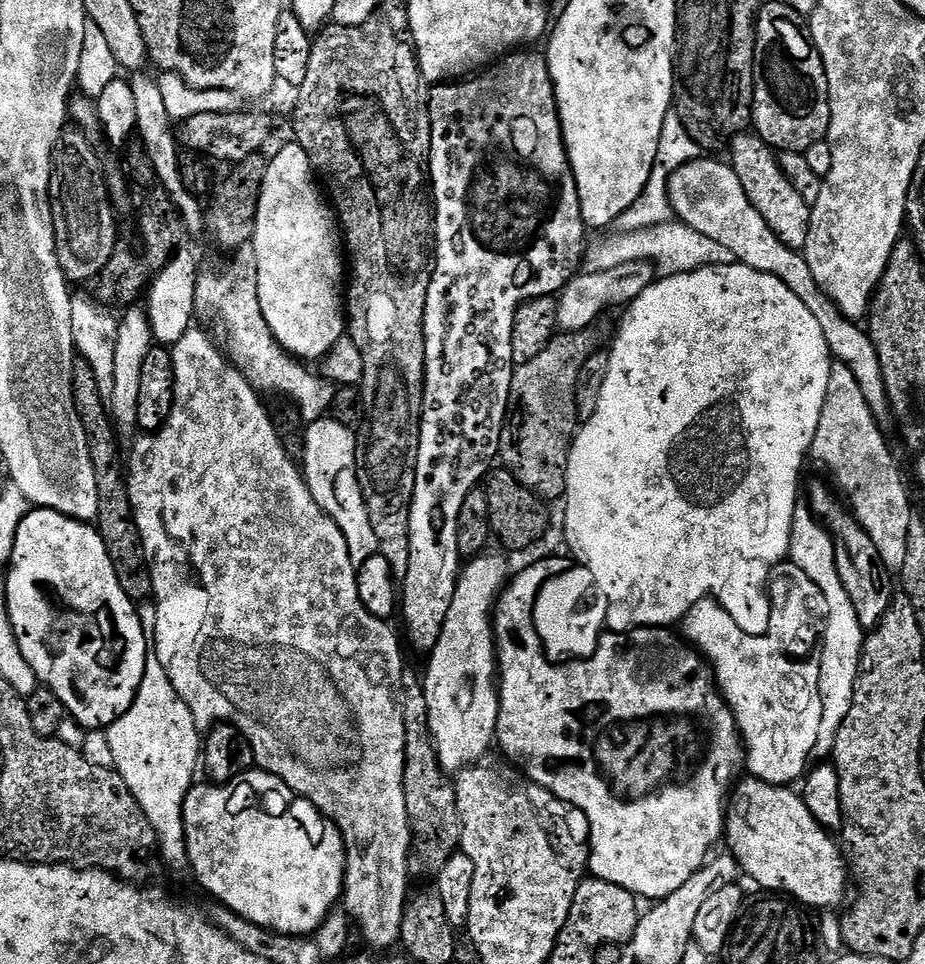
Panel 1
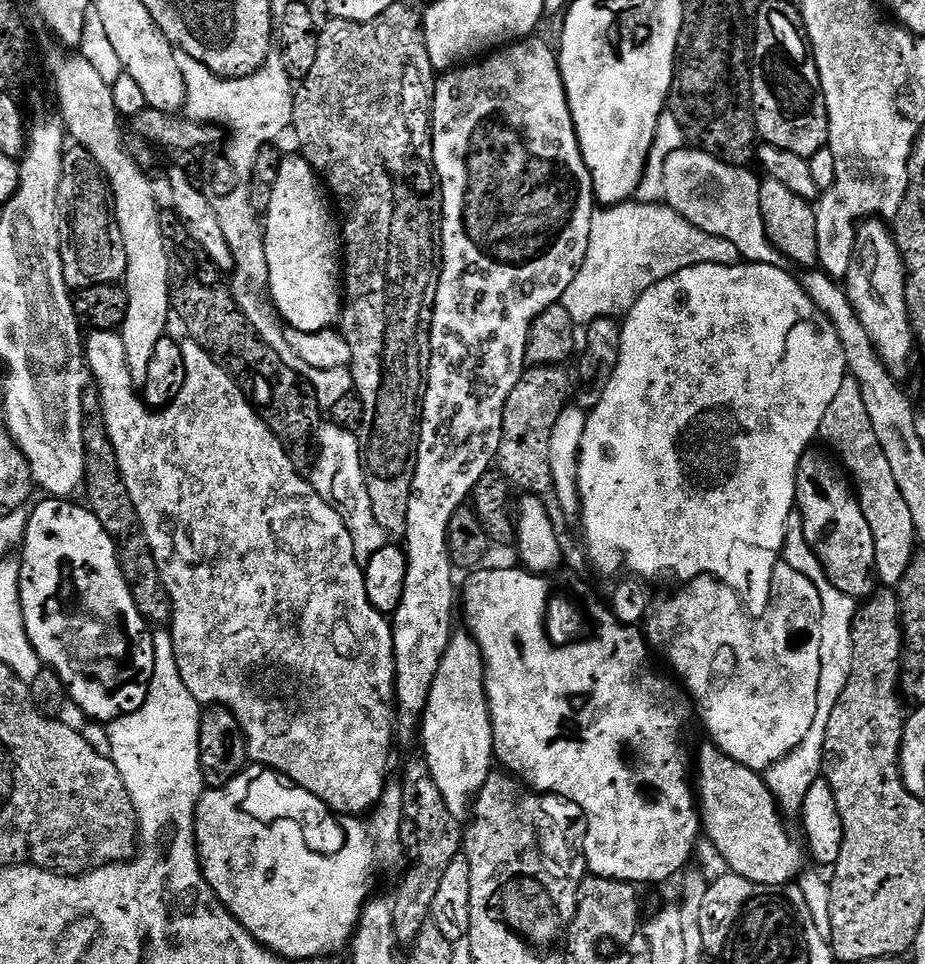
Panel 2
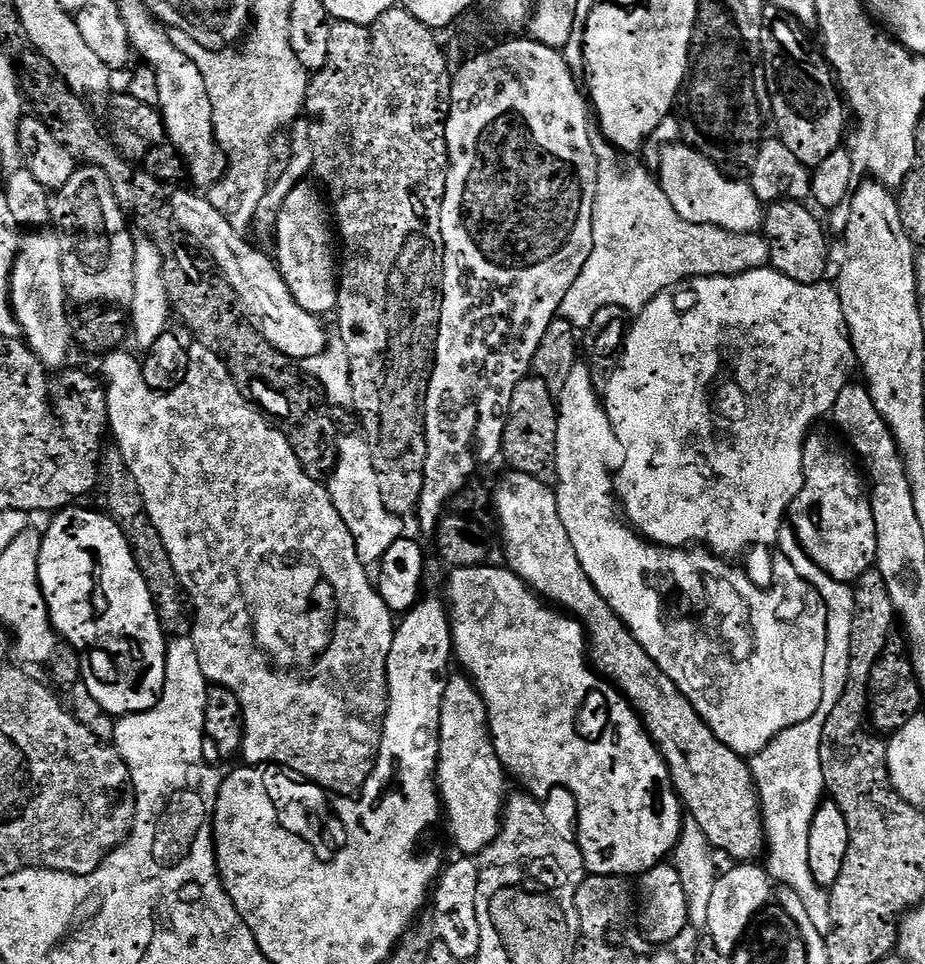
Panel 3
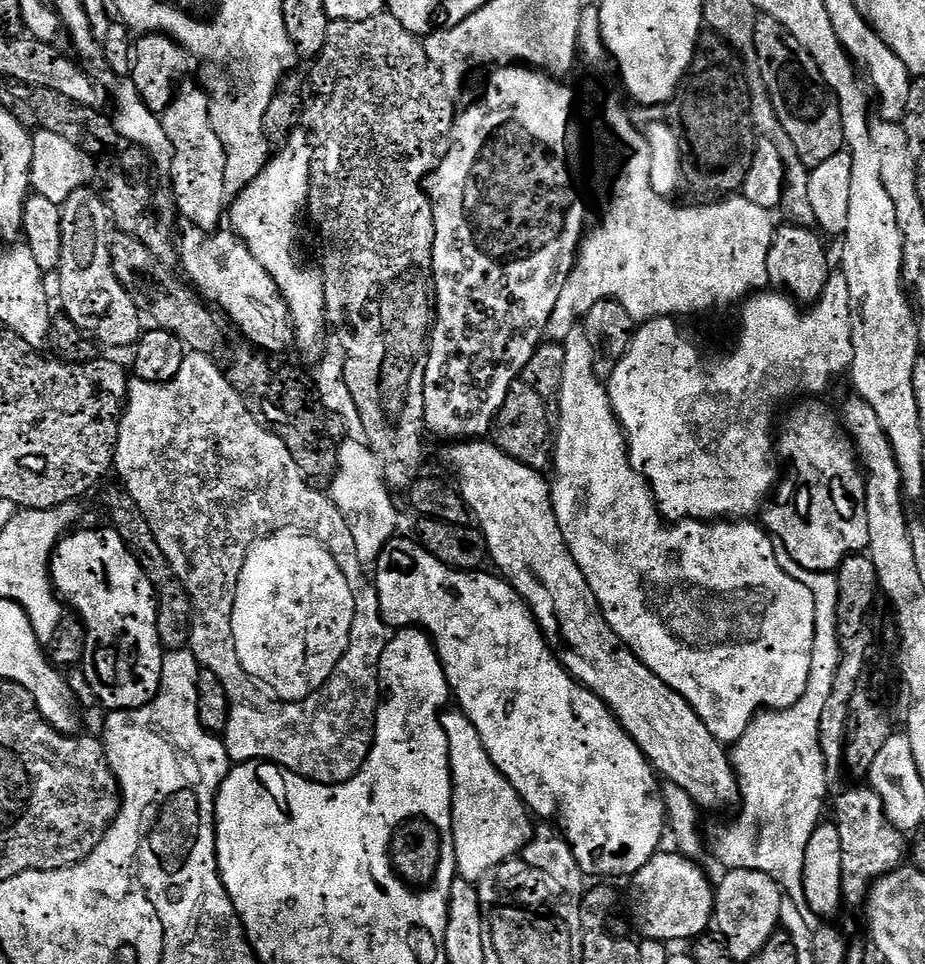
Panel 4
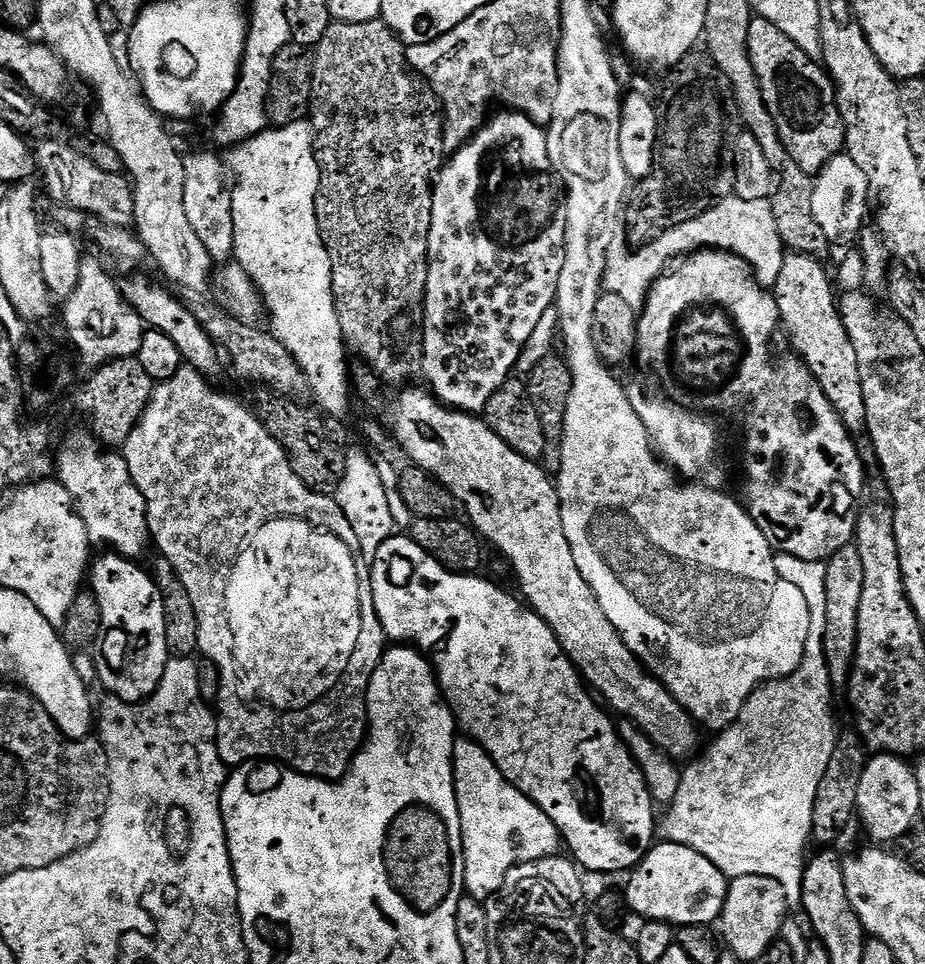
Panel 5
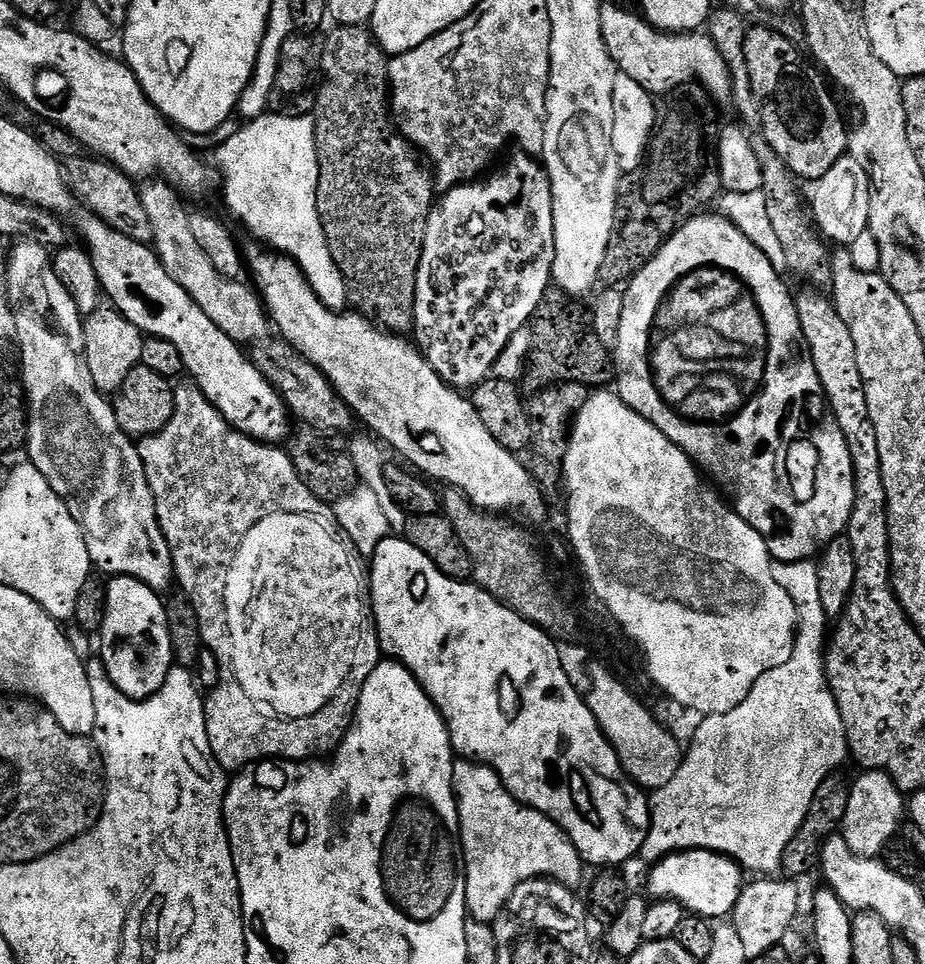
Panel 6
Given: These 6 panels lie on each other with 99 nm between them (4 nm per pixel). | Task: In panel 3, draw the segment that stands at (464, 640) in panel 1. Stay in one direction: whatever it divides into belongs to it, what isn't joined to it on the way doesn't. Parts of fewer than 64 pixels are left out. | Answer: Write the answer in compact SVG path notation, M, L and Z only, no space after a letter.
M453 675L448 680L446 690L442 694L440 753L436 756L436 783L453 844L461 851L459 852L461 855L476 856L498 837L506 796L503 784L506 773L500 767L500 759L492 745L492 736L488 733L488 711L484 705L484 699L481 698L480 691L467 675L459 675L456 677Z

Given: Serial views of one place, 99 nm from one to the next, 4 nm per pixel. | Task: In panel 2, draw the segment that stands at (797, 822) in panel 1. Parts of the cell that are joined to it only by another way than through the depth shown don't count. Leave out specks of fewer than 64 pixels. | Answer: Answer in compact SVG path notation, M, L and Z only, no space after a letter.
M704 742L704 745L700 748L700 753L694 756L694 792L698 797L698 811L703 835L705 837L708 835L708 840L712 843L713 850L724 859L725 865L723 867L727 869L727 871L738 874L742 878L746 878L754 886L760 886L760 884L788 884L792 879L793 883L793 881L801 875L802 867L800 868L800 863L803 862L804 856L800 853L800 844L788 833L788 828L784 825L785 817L780 811L780 805L776 802L776 796L768 789L768 784L765 782L761 773L755 772L753 768L747 768L738 762L734 762L734 758L725 756L715 744Z

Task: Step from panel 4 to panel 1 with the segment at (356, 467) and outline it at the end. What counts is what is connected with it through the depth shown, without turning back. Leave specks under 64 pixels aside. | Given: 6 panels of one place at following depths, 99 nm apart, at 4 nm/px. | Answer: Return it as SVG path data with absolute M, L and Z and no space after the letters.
M323 418L307 425L304 432L304 464L302 460L302 475L312 497L322 506L322 510L342 530L346 538L346 546L350 550L350 562L354 565L365 564L371 556L377 555L378 538L374 538L374 526L370 526L370 514L366 510L364 495L356 473L356 442L357 433L348 429L347 423L340 423L333 418Z

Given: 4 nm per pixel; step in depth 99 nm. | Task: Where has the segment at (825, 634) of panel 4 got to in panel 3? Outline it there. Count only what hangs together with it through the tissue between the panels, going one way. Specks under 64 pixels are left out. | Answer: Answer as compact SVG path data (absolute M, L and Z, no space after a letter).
M791 526L781 527L778 552L790 558L791 568L798 570L800 577L819 594L828 612L826 658L822 658L822 702L815 714L806 718L806 722L782 730L778 738L771 740L759 754L751 757L750 767L756 793L760 795L760 819L764 824L766 856L768 852L766 871L777 885L794 890L794 894L802 898L802 906L810 923L818 929L818 934L824 936L830 930L830 906L827 891L814 882L814 874L810 874L810 822L825 795L820 757L822 726L830 710L838 706L838 698L842 698L842 690L846 690L846 678L850 678L850 630L854 618L854 598L849 585L840 584L827 576L805 554Z

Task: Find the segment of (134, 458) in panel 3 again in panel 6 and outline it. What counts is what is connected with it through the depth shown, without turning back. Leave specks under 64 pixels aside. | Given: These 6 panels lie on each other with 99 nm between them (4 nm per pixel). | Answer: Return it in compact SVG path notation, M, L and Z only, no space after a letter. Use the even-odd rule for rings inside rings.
M187 383L175 389L176 405L170 422L162 431L143 437L138 447L154 494L158 520L172 551L175 583L184 587L181 588L183 595L194 606L203 635L208 637L219 632L221 635L222 628L216 625L216 619L219 621L222 616L228 575L238 546L242 546L242 538L250 534L255 524L275 512L289 512L328 522L333 519L334 512L304 485L283 447L261 444L251 436L243 436L237 428L226 423L220 411L204 397L195 383ZM365 627L360 634L360 649L356 652L356 665L352 668L350 682L338 690L328 707L318 714L307 716L304 720L289 722L277 718L261 709L246 695L246 690L234 678L221 679L217 688L207 693L204 702L206 714L206 734L210 738L210 750L214 750L214 758L220 761L225 773L236 774L262 760L279 758L297 762L312 762L323 752L331 753L340 747L344 735L352 727L356 715L360 691L364 679L375 670L382 659L380 640L376 637L375 627Z

